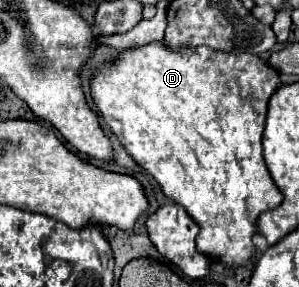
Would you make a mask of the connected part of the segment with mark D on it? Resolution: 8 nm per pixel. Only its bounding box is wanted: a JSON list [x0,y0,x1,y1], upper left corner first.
[91,41,283,267]

